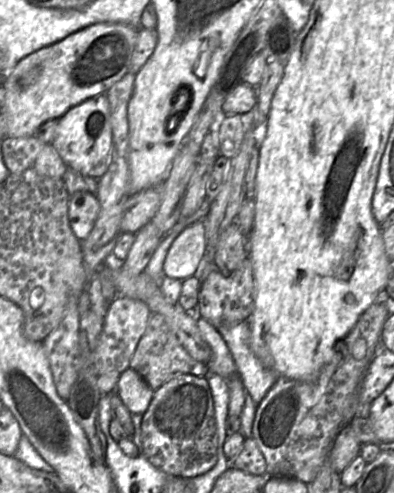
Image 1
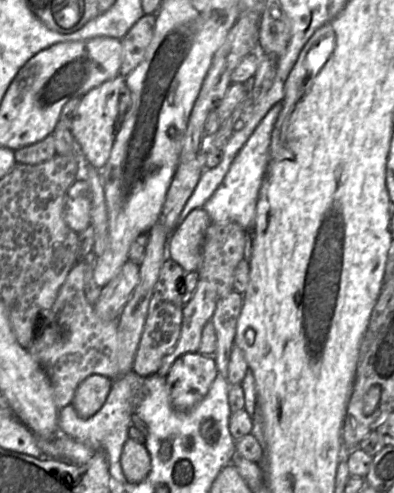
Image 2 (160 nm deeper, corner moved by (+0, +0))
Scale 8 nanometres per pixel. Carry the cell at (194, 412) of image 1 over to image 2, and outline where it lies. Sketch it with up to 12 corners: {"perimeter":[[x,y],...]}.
{"perimeter":[[179,357],[166,376],[171,403],[188,411],[218,375],[215,359]]}

